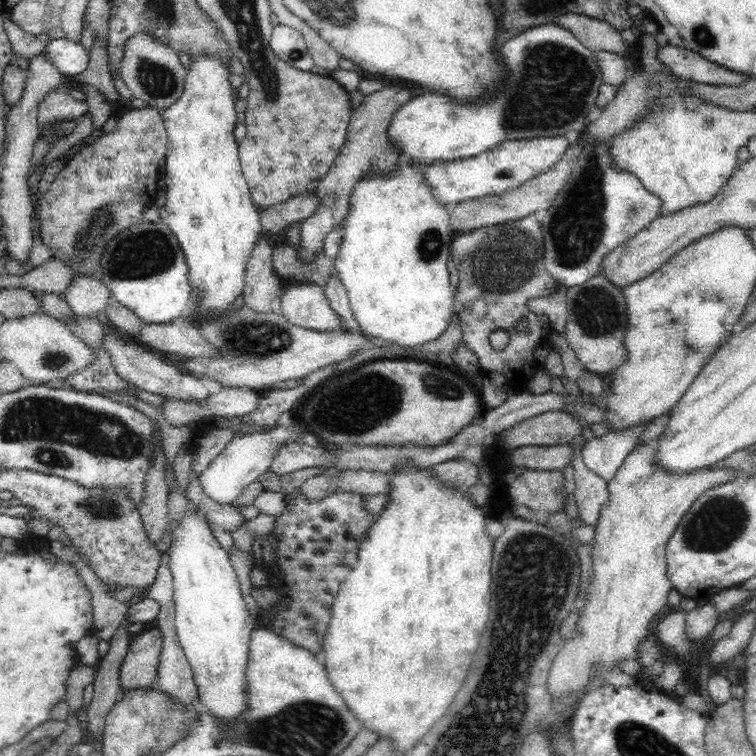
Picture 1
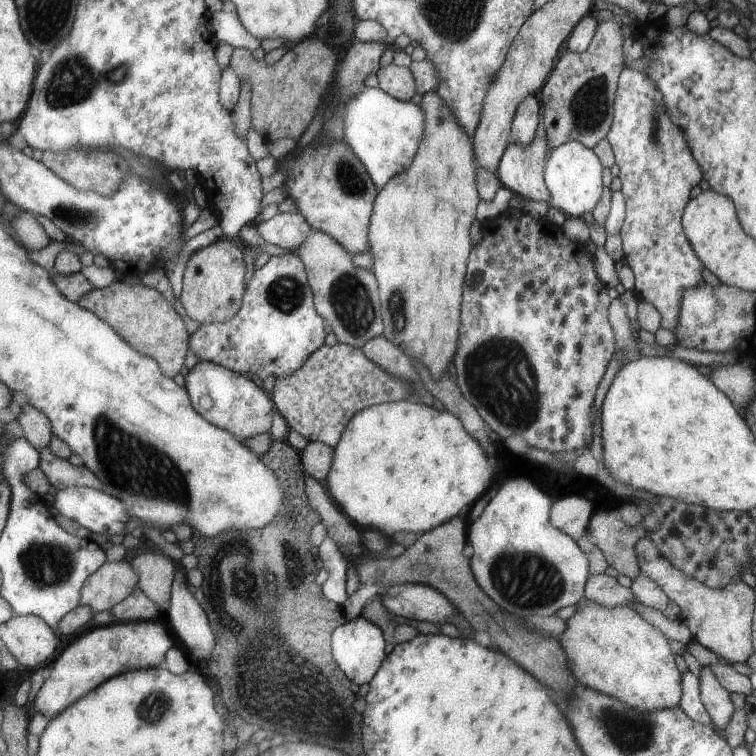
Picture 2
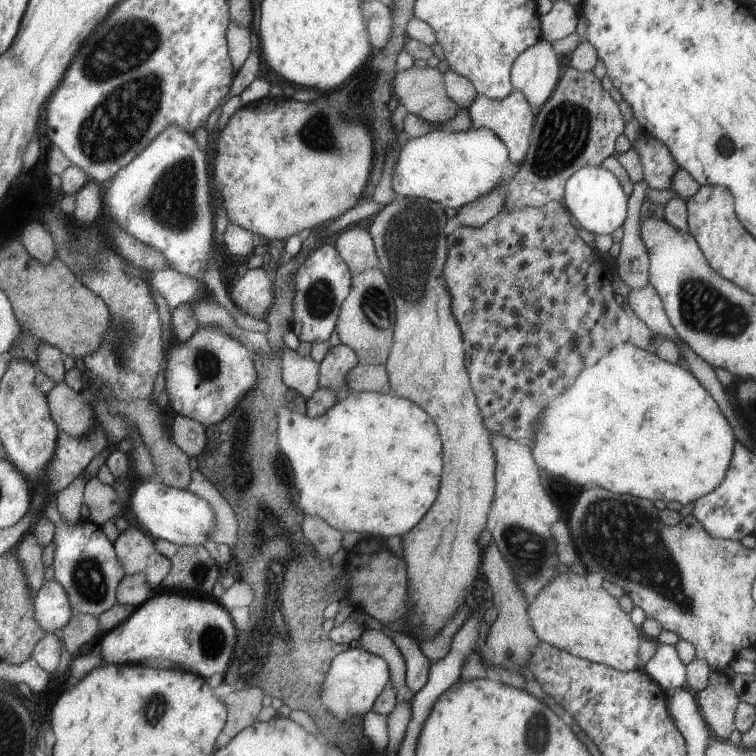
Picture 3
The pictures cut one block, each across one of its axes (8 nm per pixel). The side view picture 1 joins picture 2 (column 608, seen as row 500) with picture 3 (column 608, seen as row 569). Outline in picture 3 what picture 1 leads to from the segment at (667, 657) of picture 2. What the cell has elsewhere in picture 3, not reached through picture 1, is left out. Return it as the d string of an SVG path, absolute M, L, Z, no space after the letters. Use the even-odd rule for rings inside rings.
M571 571L559 573L526 606L529 626L536 638L571 656L618 671L641 669L637 648L639 632L629 616L602 586L592 589L587 579Z

